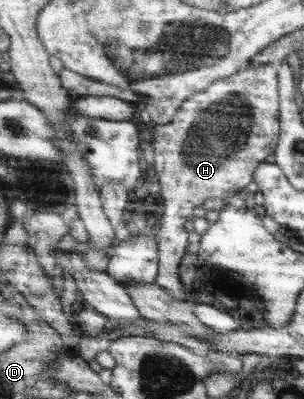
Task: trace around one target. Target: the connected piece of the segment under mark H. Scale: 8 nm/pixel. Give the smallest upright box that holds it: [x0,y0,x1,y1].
[149,64,279,300]

